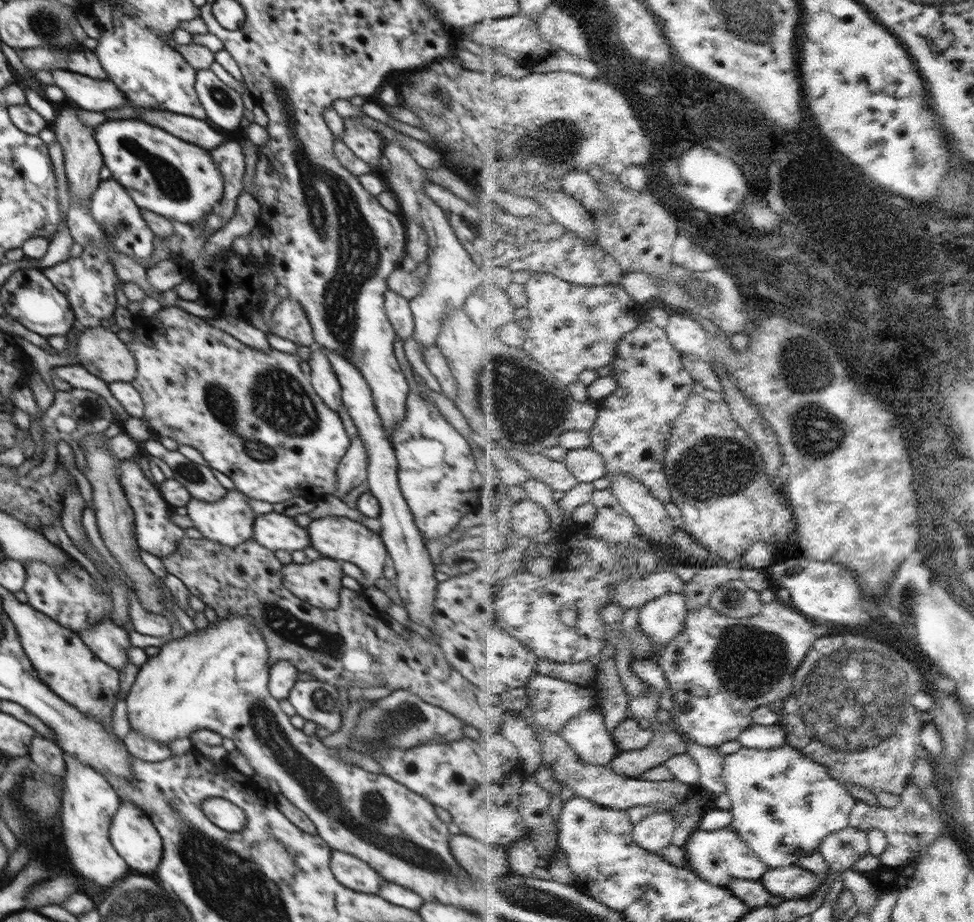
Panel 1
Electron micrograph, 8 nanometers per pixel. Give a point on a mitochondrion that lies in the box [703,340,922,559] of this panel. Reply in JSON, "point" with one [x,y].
{"point":[817,431]}

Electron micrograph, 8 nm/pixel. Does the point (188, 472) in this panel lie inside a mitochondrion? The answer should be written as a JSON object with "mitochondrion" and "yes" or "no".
{"mitochondrion":"yes"}

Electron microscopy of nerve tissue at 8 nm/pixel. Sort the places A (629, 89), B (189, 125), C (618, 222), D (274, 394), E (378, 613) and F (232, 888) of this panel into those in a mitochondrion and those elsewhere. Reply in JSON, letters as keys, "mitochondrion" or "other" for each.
{"A":"other","B":"other","C":"other","D":"mitochondrion","E":"other","F":"mitochondrion"}

